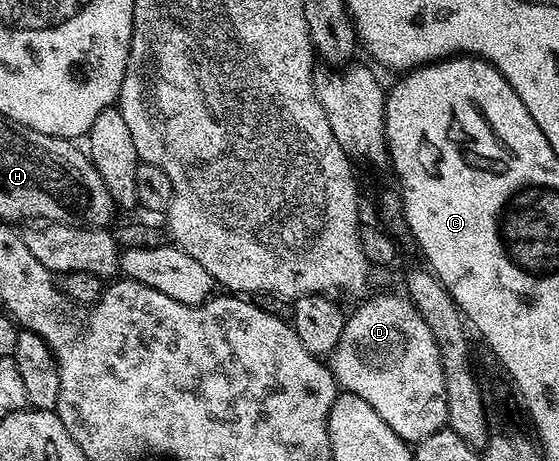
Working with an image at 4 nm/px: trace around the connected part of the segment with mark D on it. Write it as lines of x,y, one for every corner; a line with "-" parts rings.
380,293
377,297
369,296
367,299
361,300
360,305
353,313
347,314
344,330
342,331
342,339
338,339
338,347
334,347
334,351
330,354
330,368
333,377
336,378
336,384
343,392
353,393
362,399
366,399
366,403
370,403
370,407
374,407
374,411
378,411
378,415
382,415
382,419
386,419
388,426
399,435
402,440
409,443
415,443
426,439
426,435
434,435
434,431
445,428
448,423
448,408
446,407
446,383
444,382
444,372
442,371
442,363
440,362
440,348
434,339
434,335
430,331
430,327
426,325
426,319
422,319
422,315
416,310
413,301
408,300
407,296
396,293

